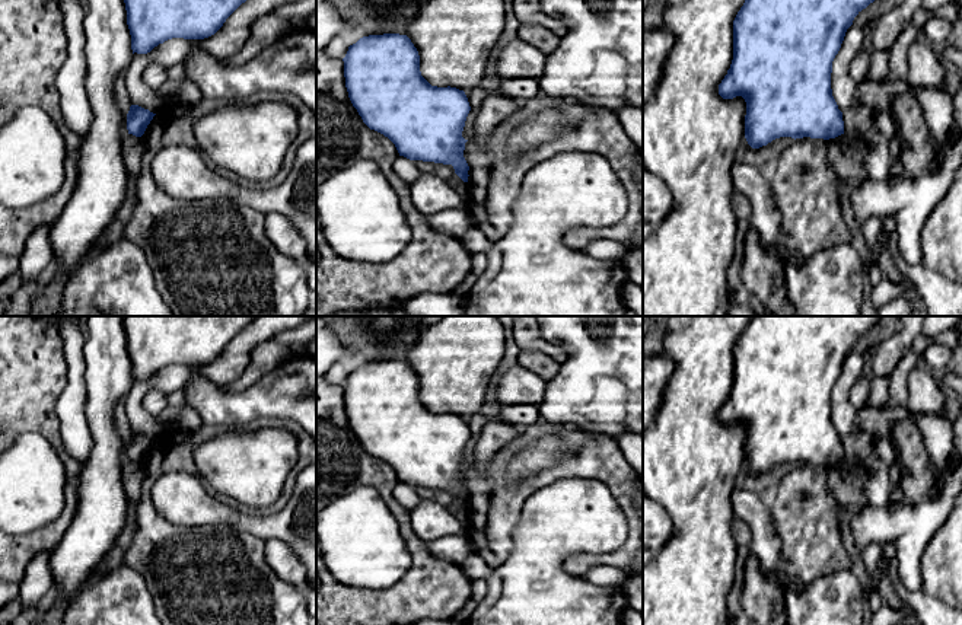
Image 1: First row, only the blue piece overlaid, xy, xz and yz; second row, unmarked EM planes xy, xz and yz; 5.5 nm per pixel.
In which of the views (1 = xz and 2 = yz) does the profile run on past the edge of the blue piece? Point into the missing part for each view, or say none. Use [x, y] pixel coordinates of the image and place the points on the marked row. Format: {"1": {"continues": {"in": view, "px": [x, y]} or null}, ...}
{"1": {"continues": null}, "2": {"continues": null}}

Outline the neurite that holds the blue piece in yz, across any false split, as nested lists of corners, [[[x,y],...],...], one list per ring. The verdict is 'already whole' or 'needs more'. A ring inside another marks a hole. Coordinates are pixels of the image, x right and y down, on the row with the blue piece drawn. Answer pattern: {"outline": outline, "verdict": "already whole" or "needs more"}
{"outline": [[[745,0],[733,20],[733,60],[719,95],[745,99],[745,138],[752,149],[780,137],[829,140],[844,134],[831,89],[832,61],[854,17],[873,1]]], "verdict": "already whole"}

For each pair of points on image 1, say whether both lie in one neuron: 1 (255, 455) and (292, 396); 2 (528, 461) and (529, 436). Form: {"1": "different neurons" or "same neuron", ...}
{"1": "different neurons", "2": "different neurons"}

